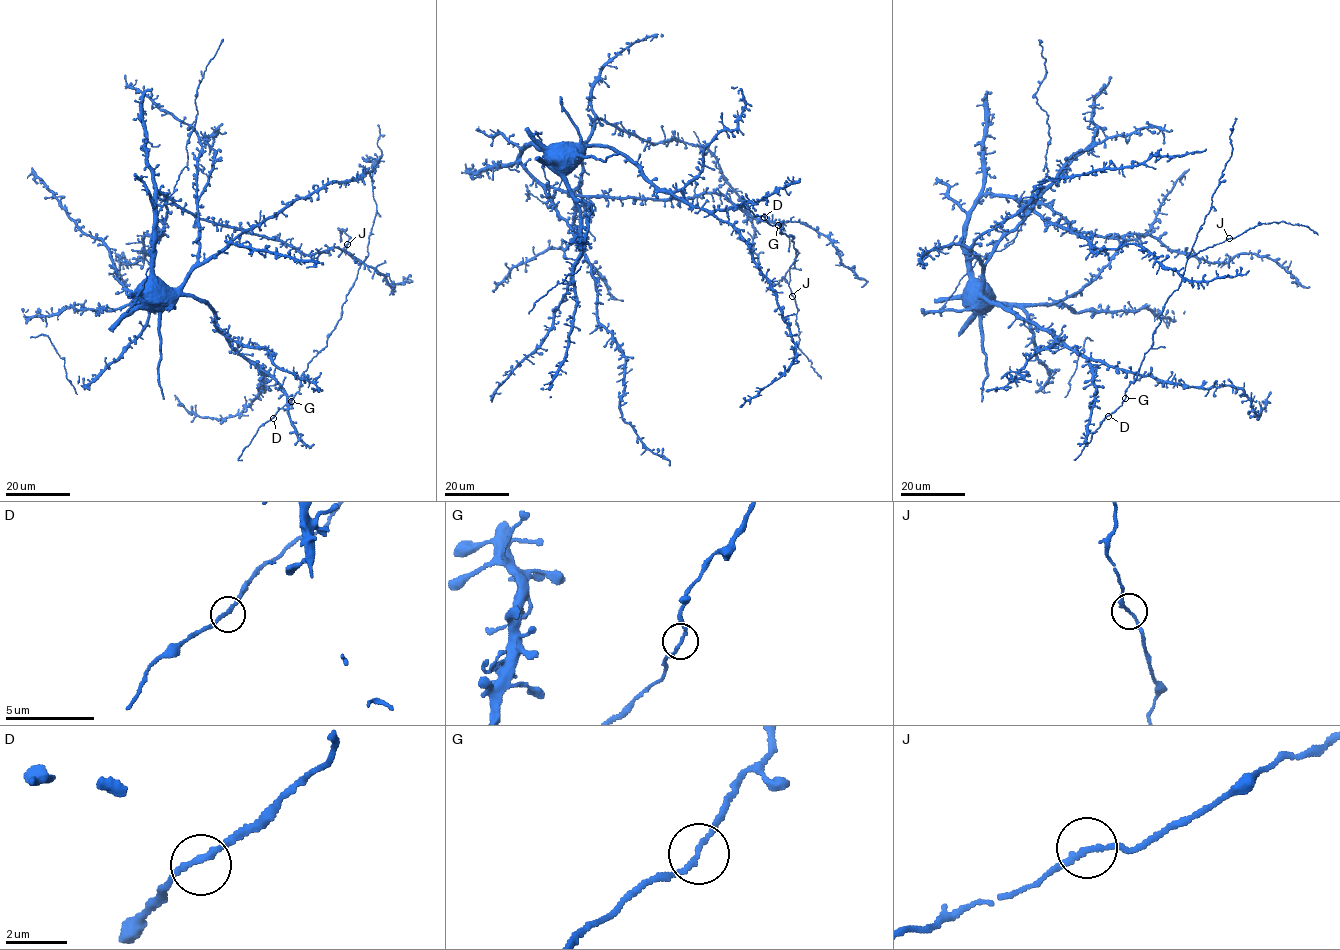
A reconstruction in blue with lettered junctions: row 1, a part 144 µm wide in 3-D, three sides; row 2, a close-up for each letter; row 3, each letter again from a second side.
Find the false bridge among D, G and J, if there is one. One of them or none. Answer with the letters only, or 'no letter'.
no letter

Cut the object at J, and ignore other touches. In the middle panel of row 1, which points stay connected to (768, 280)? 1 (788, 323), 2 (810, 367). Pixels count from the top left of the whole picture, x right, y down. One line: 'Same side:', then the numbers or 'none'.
Same side: 1

